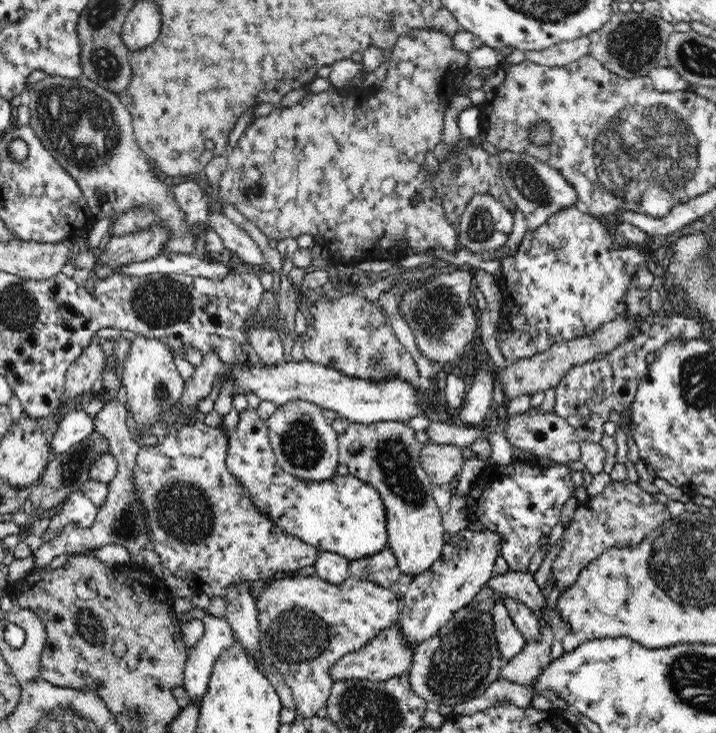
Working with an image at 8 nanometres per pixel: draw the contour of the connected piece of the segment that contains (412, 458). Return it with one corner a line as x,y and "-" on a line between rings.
378,421
370,424
366,423
357,423
357,422
349,422
349,426
346,429
344,434
338,436
338,444
339,444
339,464
346,464
348,466
348,470
350,475
358,480
362,481
364,484
371,486
376,490
376,492
380,495
382,499
385,513
386,513
386,530
387,530
387,544
392,549
394,555
396,555
396,559
398,559
398,567
402,573
406,574
422,574
425,570
428,570
436,562
444,548
444,533
445,530
443,528
443,514
440,512
440,507
436,505
436,501
434,500
434,495
432,495
432,483
430,477
427,475
427,472
422,467
422,463
420,463
420,456
422,456
422,448
424,448
424,443
422,443
416,437
416,431
408,425
407,422
400,421

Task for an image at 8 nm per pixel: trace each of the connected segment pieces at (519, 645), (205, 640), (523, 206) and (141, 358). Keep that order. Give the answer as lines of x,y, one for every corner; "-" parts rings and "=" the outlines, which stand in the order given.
497,593
492,608
492,620
494,621
494,631
496,631
500,654
506,661
515,654
522,652
526,642
521,632
516,628
512,617
508,614
508,607
506,607
506,601
504,600
506,600
504,594
=
208,614
203,617
202,622
204,636
186,652
184,660
186,666
183,687
186,698
192,697
194,701
202,700
220,654
237,645
235,632
228,619
=
503,150
494,151
498,156
498,161
500,161
502,181
504,181
514,204
522,210
528,230
534,230
546,224
550,220
550,216
578,204
576,189
558,170
527,154
504,152
=
137,335
131,341
132,348
122,370
122,387
125,400
131,404
134,411
134,420
137,421
139,429
148,434
148,428
156,424
159,414
184,395
186,383
176,367
172,348
164,341
142,335

